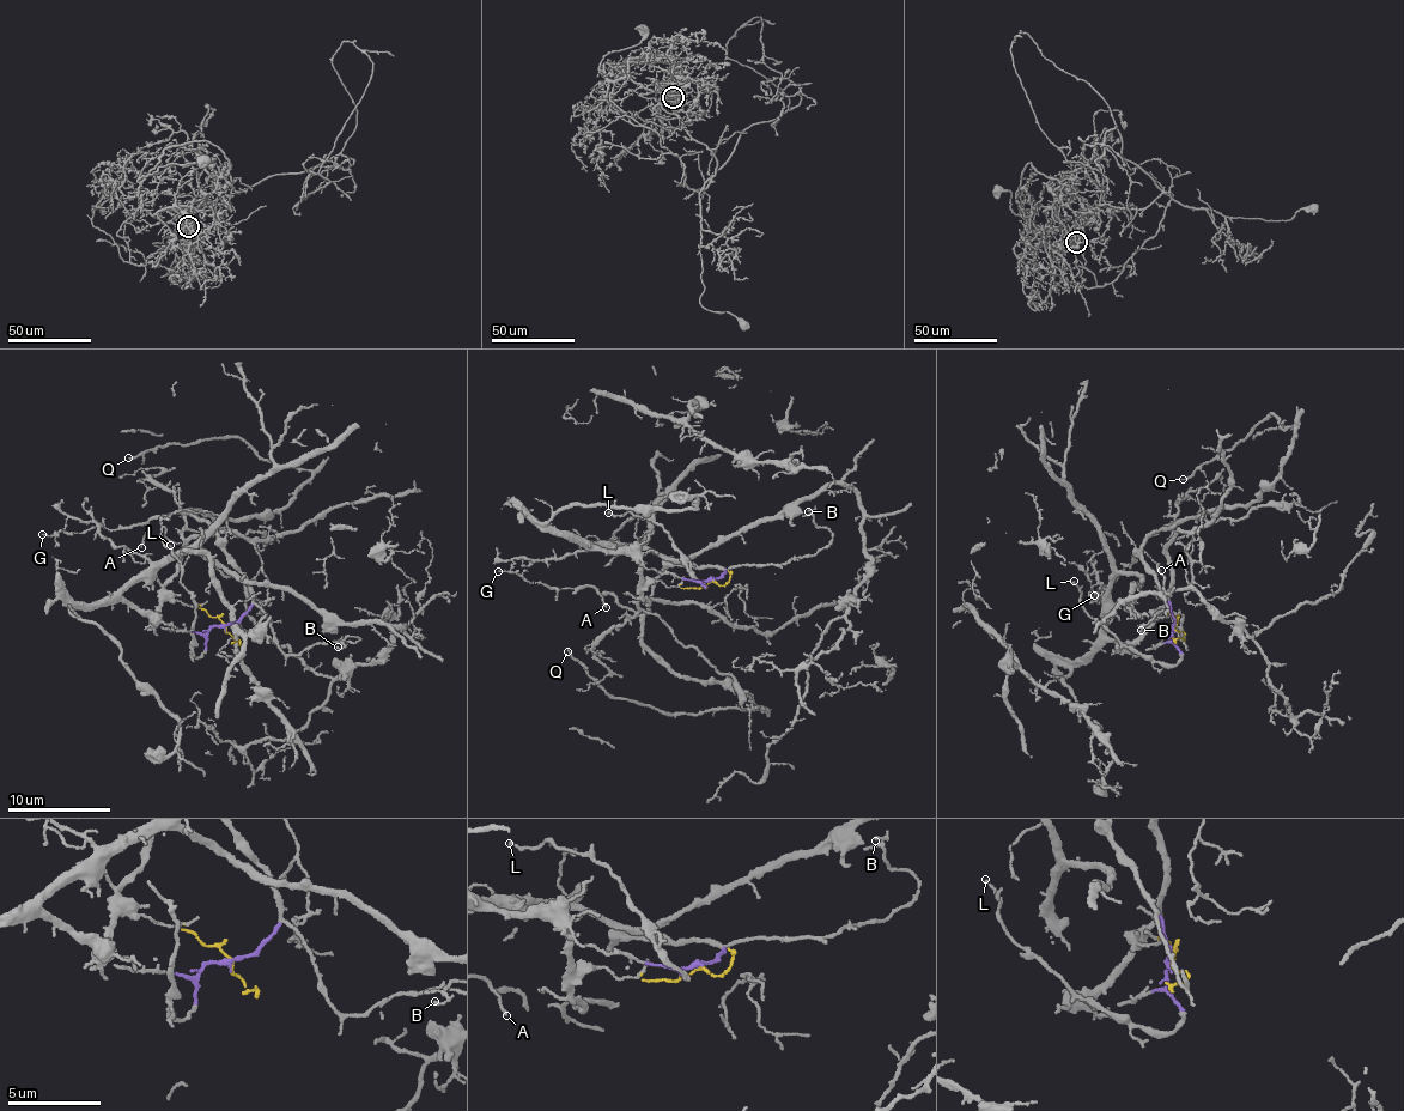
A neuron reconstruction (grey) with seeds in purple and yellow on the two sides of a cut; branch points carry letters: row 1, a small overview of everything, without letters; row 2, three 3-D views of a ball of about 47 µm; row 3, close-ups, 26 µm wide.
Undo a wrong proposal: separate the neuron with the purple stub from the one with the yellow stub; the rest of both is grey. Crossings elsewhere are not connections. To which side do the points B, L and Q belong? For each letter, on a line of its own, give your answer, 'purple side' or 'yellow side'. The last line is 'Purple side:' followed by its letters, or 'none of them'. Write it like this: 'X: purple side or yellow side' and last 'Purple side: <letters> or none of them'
B: purple side
L: purple side
Q: purple side
Purple side: B, L, Q

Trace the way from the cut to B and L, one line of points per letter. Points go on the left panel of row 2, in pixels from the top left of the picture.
B: (224, 626), (255, 605), (285, 654), (316, 643), (359, 639), (350, 636), (336, 647)
L: (224, 626), (214, 626), (208, 631), (202, 653), (194, 655), (196, 609), (180, 578), (181, 560), (170, 544)

